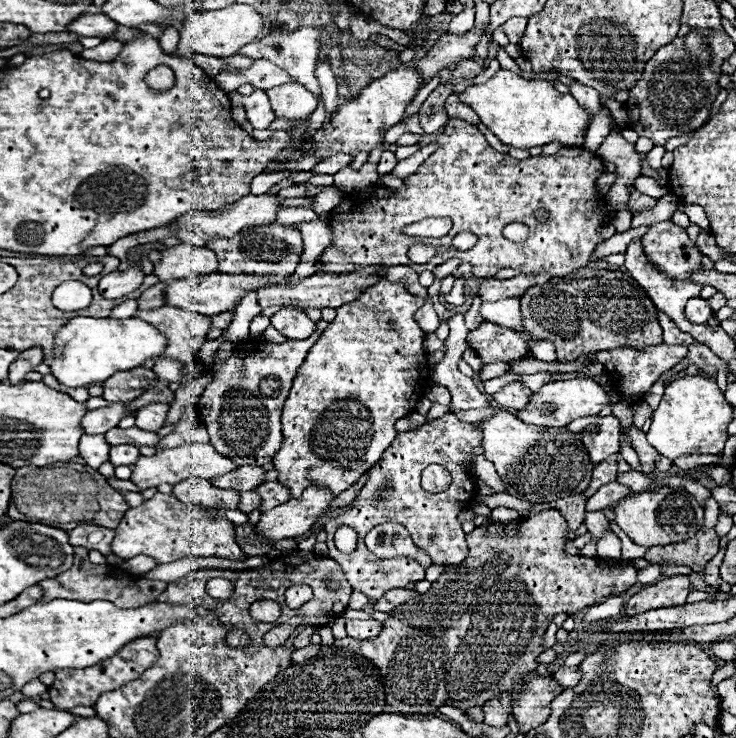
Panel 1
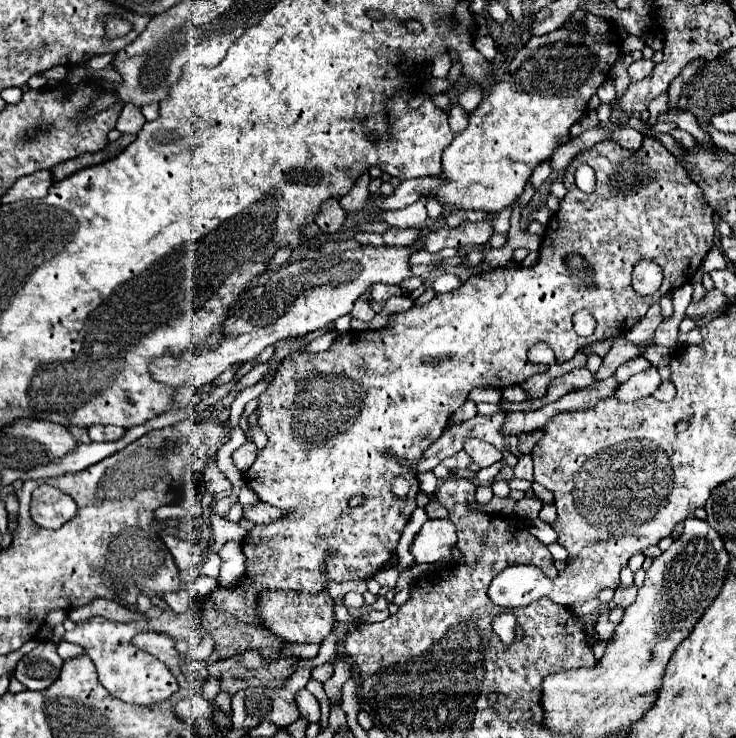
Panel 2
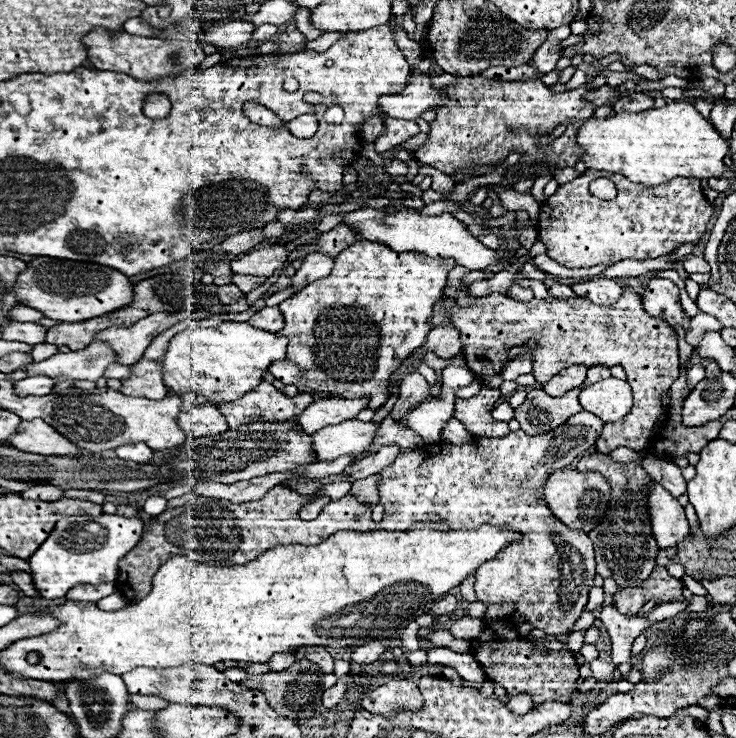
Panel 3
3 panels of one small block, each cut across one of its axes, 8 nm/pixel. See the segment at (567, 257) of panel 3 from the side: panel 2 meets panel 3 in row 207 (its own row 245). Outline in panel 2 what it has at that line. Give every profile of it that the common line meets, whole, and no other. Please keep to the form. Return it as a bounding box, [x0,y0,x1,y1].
[62,138,714,706]

